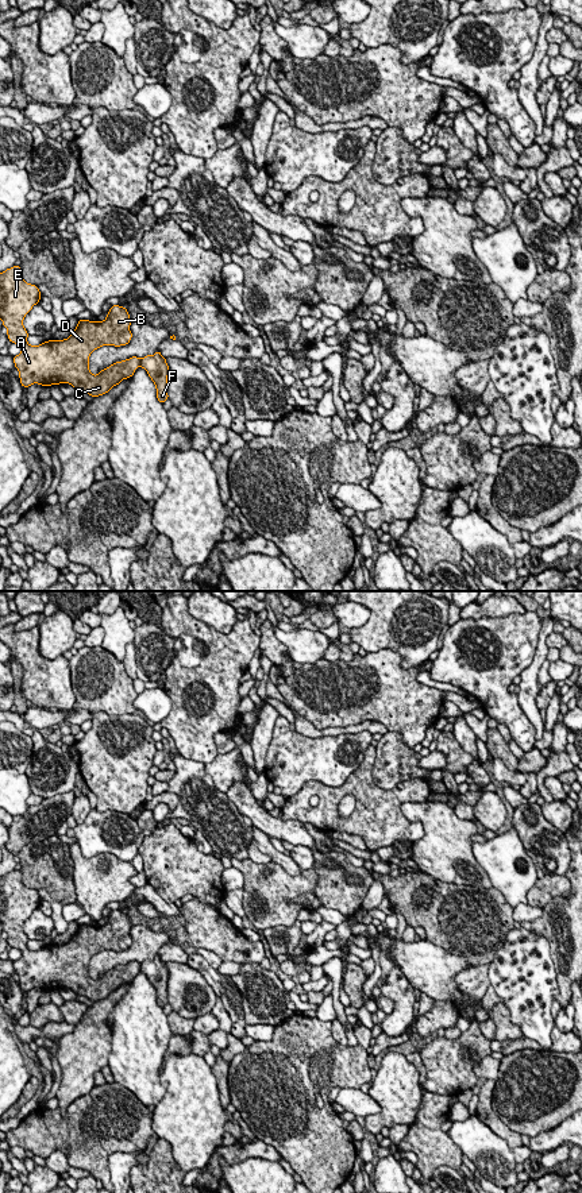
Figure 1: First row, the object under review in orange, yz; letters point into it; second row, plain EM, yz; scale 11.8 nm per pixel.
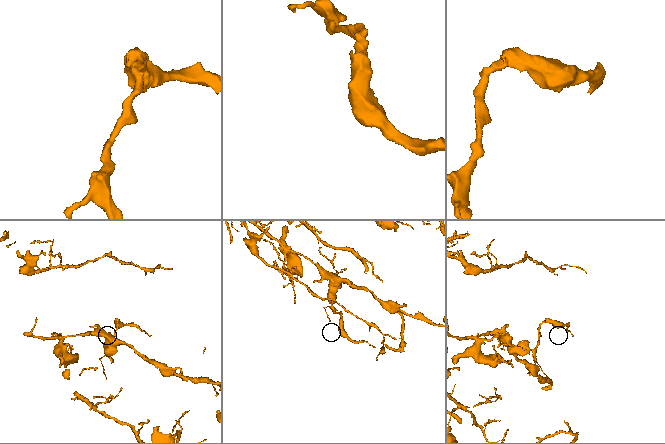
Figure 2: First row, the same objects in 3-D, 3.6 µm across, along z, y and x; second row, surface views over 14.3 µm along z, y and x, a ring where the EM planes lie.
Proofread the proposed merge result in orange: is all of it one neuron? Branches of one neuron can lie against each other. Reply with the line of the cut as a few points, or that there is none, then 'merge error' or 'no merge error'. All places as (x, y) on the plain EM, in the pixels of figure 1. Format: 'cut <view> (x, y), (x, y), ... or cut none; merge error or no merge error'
cut yz (139, 964), (141, 969); merge error

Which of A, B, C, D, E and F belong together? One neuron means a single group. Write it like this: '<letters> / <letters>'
A B C D E / F

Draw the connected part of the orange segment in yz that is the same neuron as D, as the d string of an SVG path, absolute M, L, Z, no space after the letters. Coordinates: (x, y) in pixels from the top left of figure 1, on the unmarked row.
M20 870L0 877L0 923L8 935L8 945L22 951L22 957L14 961L14 968L23 992L65 987L77 996L99 1001L134 980L140 970L136 961L116 966L97 980L89 976L89 961L95 954L103 950L120 951L131 946L131 923L126 912L111 911L107 923L100 927L80 923L68 943L30 950L23 924L39 904L38 891L22 883Z

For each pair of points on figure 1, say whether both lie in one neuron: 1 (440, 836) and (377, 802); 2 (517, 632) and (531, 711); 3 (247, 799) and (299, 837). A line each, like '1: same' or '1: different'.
1: different
2: different
3: same

